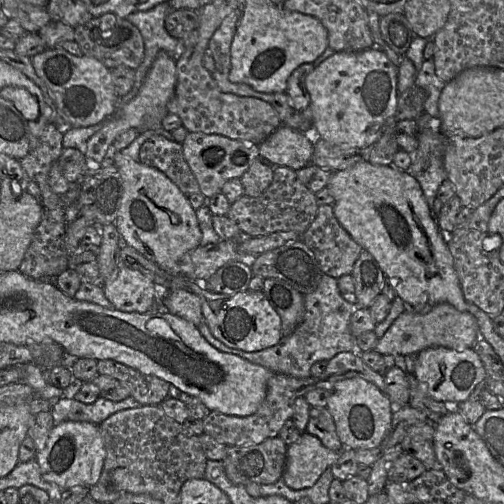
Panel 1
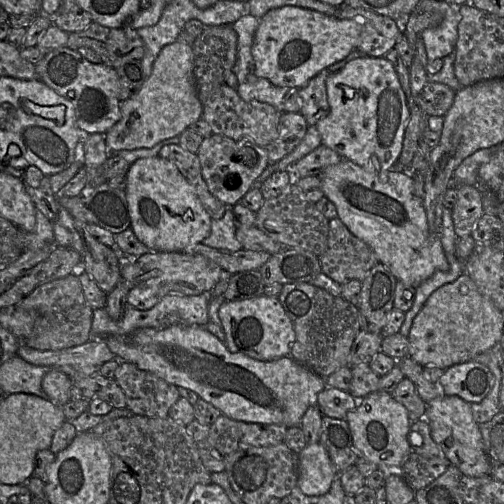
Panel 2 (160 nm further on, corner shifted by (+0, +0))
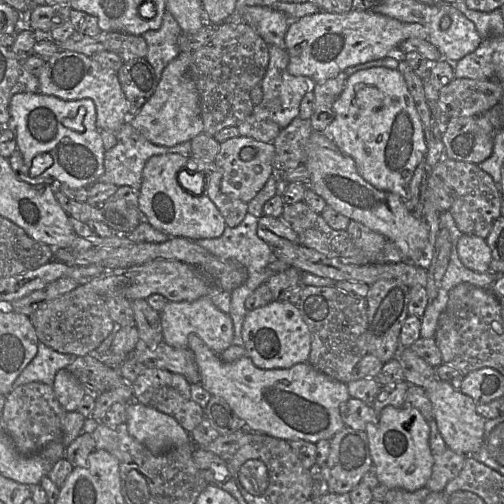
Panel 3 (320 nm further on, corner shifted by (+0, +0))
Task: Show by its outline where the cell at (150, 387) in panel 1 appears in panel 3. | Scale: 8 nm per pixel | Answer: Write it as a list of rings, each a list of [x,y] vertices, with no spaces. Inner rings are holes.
[[[146,368],[131,383],[133,400],[168,415],[175,415],[190,400],[190,382],[181,374]]]

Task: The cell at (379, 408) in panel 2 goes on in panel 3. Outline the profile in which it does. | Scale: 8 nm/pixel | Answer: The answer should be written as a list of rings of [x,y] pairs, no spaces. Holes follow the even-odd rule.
[[[386,406],[378,417],[378,423],[368,423],[365,433],[372,465],[381,484],[389,489],[401,488],[411,492],[426,486],[434,459],[429,445],[430,427],[418,410]]]

